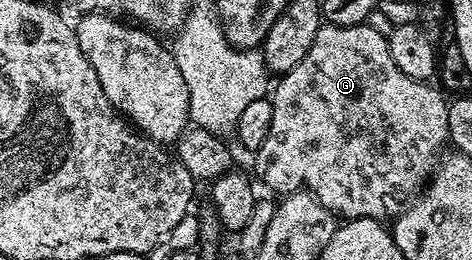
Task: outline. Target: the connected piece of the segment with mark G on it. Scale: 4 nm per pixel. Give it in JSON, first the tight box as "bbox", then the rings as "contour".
{"bbox":[253,24,449,219],"contour":[[[368,24],[364,26],[321,25],[319,32],[315,32],[315,41],[311,43],[311,48],[307,48],[307,56],[303,56],[303,60],[299,60],[299,64],[295,64],[295,68],[291,68],[291,72],[280,75],[278,82],[281,83],[278,86],[276,83],[271,94],[273,103],[271,132],[267,132],[267,140],[263,140],[263,144],[255,151],[254,158],[257,159],[254,160],[253,166],[257,169],[262,184],[267,189],[274,190],[277,196],[295,194],[299,190],[306,189],[309,193],[314,194],[328,210],[332,210],[342,219],[384,219],[386,217],[384,215],[385,201],[388,198],[401,198],[404,194],[409,194],[408,196],[416,195],[428,183],[439,161],[439,155],[446,149],[444,146],[447,146],[449,142],[449,129],[447,128],[449,102],[446,95],[436,85],[433,87],[433,84],[429,82],[420,82],[411,76],[406,76],[395,65],[395,60],[391,60],[388,38],[379,36],[379,32],[375,32],[375,28],[371,28]]]}

